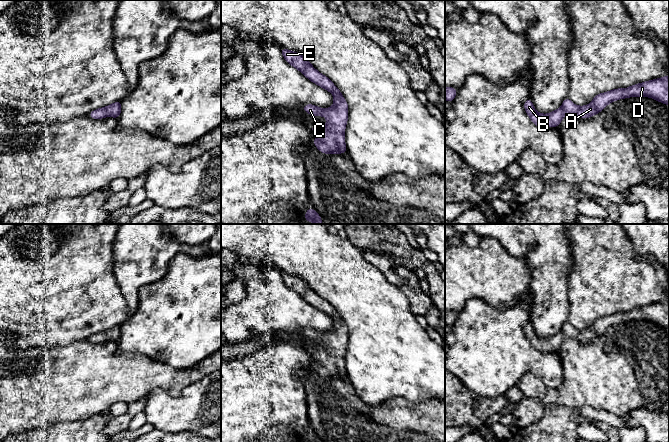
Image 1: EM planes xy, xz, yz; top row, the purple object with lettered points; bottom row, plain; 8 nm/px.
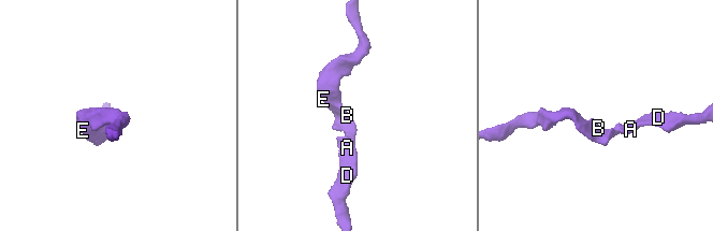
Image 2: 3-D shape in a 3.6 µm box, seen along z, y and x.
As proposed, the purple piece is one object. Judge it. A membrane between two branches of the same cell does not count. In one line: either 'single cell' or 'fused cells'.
single cell

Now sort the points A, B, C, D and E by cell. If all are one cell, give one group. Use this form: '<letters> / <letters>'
A B C D E

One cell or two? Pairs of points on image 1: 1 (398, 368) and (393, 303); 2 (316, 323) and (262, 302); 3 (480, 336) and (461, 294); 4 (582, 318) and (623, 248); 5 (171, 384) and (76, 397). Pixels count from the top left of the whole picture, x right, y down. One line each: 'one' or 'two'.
1: one
2: one
3: two
4: one
5: one

